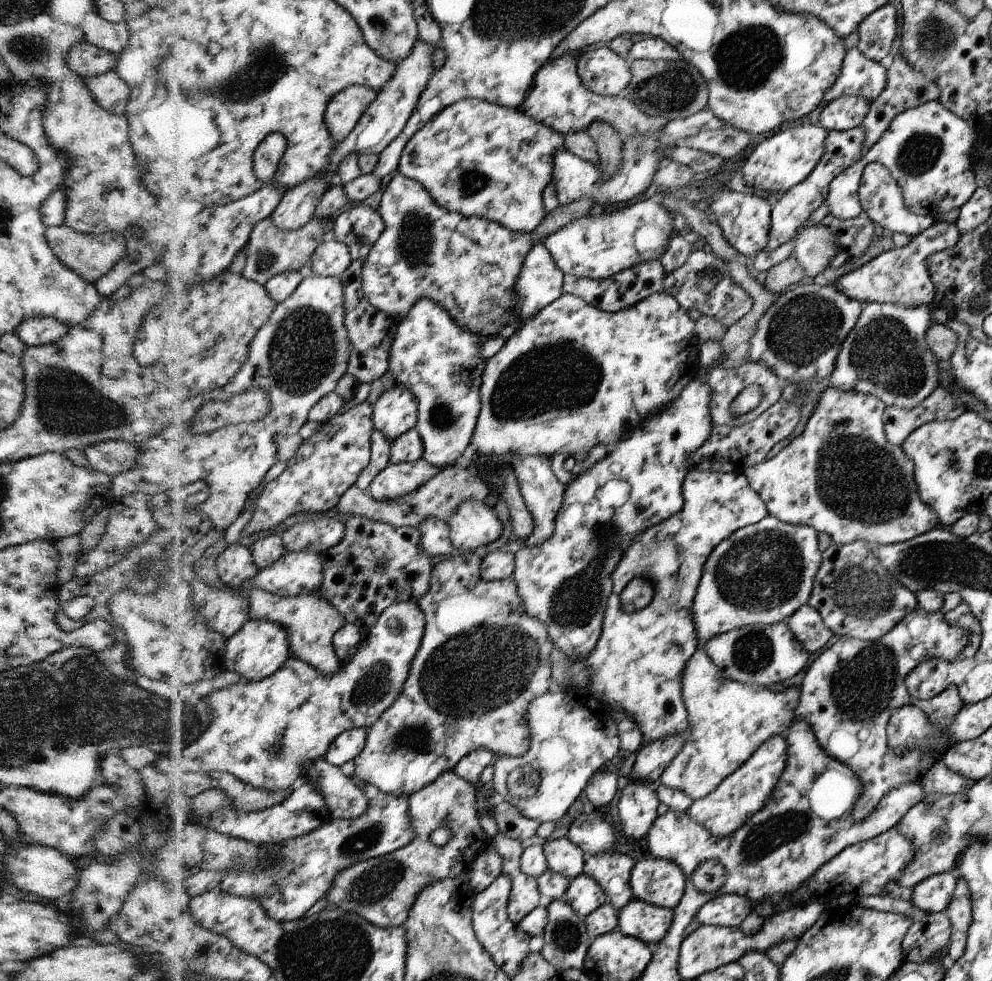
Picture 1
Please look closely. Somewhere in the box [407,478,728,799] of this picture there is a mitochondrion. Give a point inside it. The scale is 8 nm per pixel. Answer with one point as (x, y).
(573, 604)

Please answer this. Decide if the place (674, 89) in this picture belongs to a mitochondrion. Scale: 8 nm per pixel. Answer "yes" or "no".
yes

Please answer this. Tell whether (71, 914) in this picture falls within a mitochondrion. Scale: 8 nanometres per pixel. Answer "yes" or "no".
no

